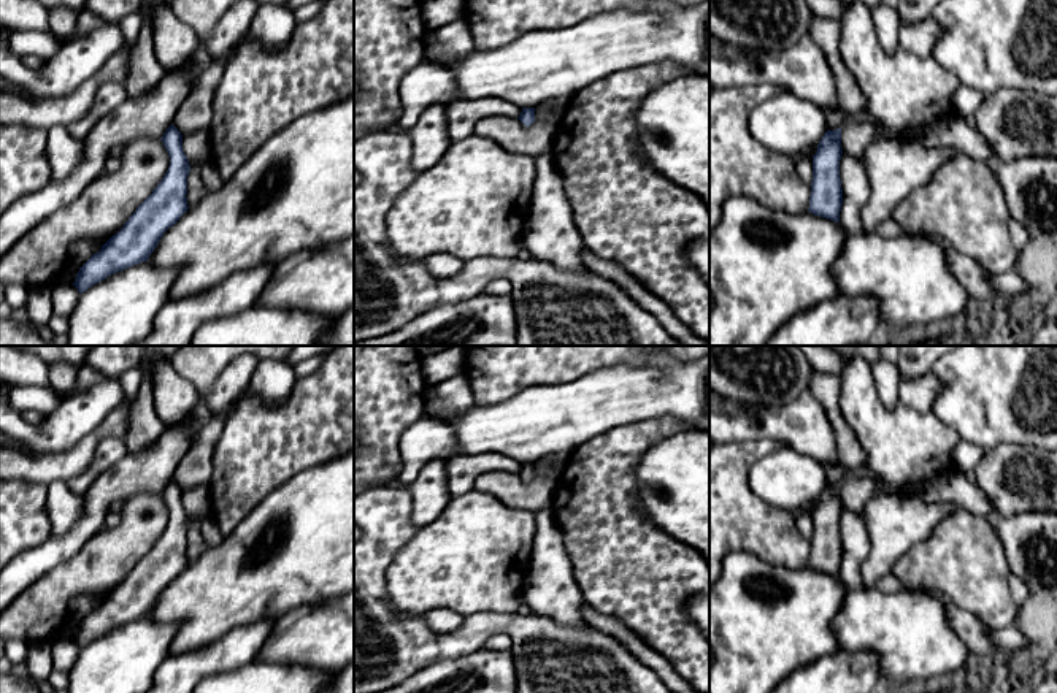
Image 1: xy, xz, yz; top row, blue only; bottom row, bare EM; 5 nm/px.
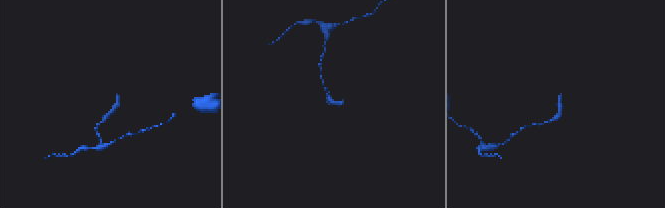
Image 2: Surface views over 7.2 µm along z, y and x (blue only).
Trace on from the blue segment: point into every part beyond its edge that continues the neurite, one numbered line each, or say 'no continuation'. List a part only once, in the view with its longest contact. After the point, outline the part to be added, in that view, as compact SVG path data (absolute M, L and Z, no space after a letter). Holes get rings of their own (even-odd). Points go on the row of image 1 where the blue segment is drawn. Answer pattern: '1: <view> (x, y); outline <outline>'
no continuation

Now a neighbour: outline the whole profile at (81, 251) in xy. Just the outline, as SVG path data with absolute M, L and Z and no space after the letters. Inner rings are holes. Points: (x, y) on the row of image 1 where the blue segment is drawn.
M87 239L76 241L70 247L68 265L84 265L94 254L102 249L102 243L92 243Z

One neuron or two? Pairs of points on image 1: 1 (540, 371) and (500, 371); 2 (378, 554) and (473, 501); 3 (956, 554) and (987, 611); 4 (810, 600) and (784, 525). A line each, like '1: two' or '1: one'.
1: one
2: two
3: one
4: two

